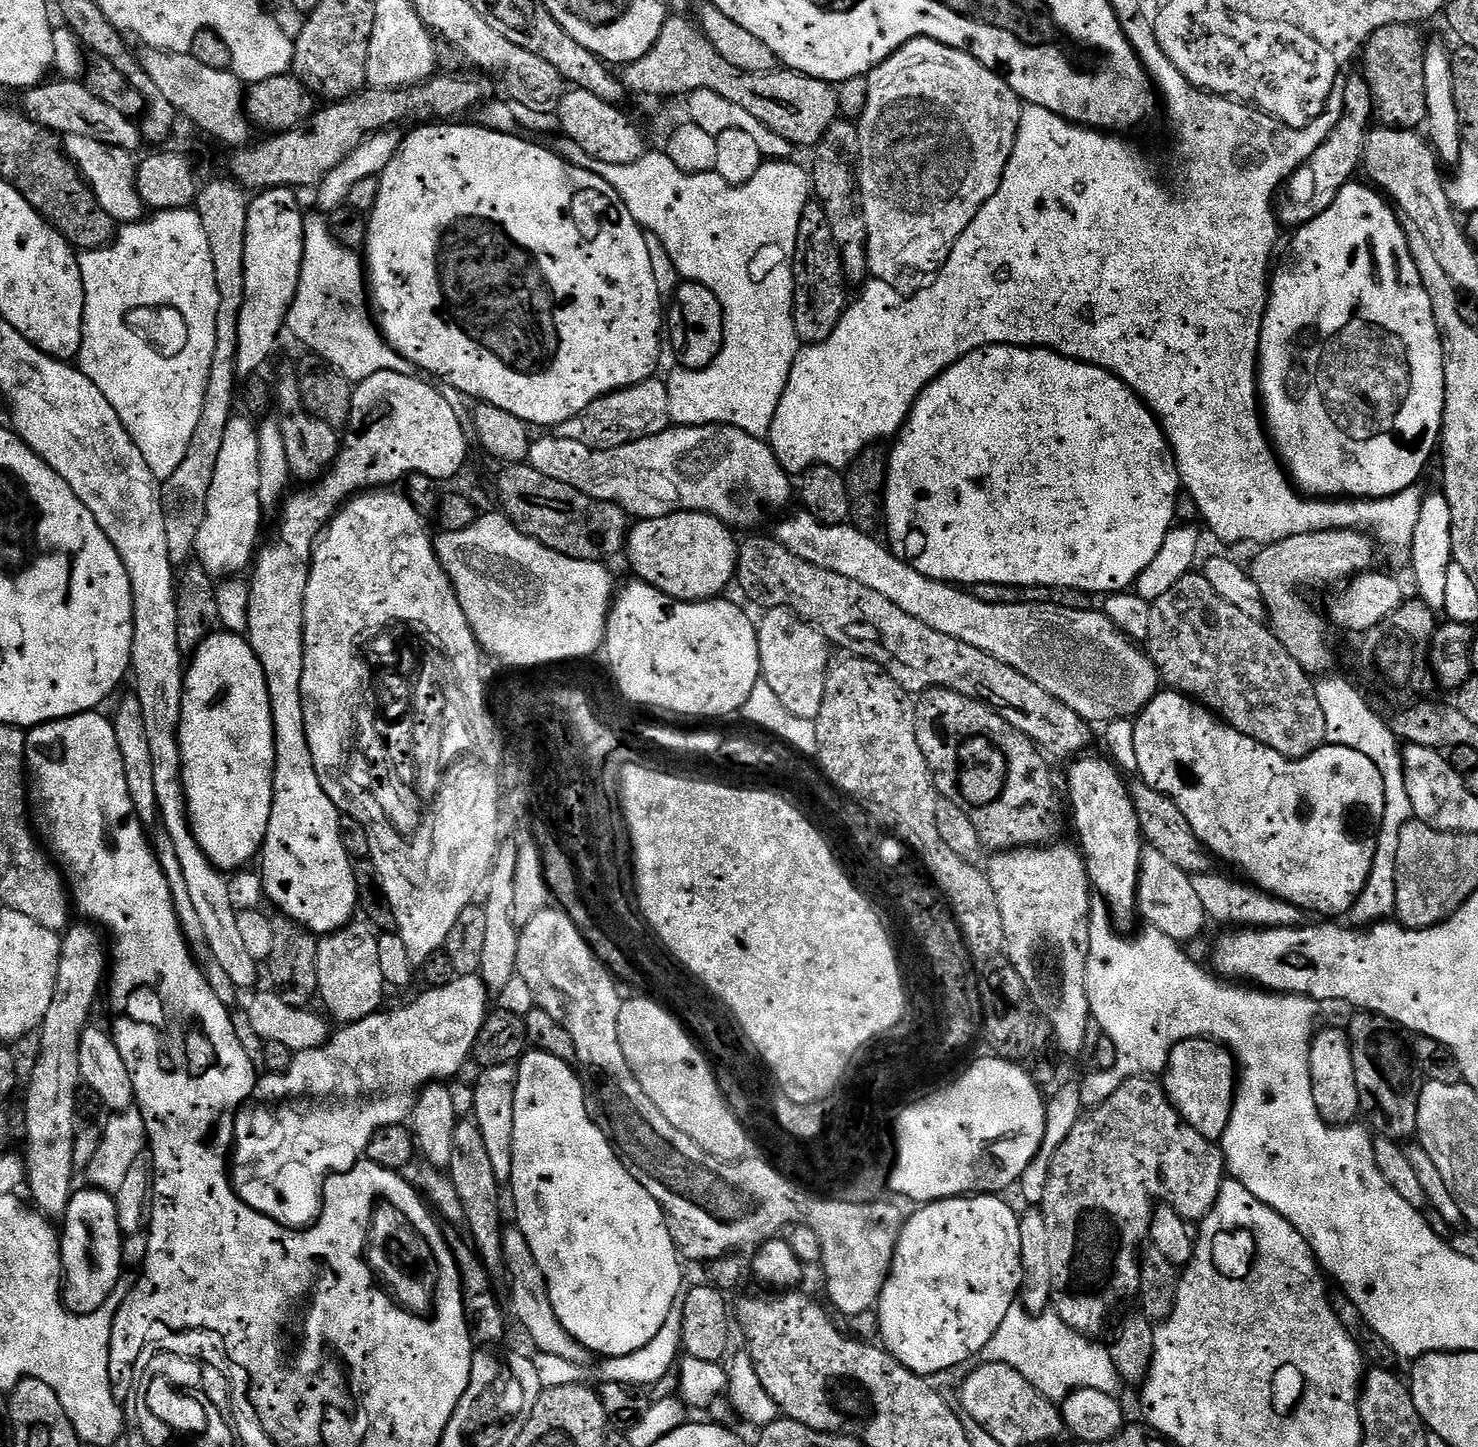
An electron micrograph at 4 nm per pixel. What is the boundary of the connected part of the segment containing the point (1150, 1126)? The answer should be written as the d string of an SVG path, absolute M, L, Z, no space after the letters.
M1131 1076L1129 1080L1124 1080L1122 1082L1122 1086L1120 1086L1110 1098L1106 1098L1106 1102L1102 1102L1097 1108L1085 1111L1074 1125L1073 1129L1070 1130L1070 1134L1066 1140L1057 1148L1057 1152L1054 1154L1053 1160L1050 1162L1049 1178L1046 1181L1045 1197L1042 1198L1042 1202L1040 1205L1038 1205L1039 1210L1041 1210L1044 1214L1047 1227L1047 1237L1050 1238L1050 1281L1053 1283L1051 1307L1058 1314L1058 1316L1062 1318L1062 1322L1066 1322L1066 1326L1070 1326L1076 1332L1081 1332L1084 1336L1089 1338L1099 1337L1098 1334L1103 1330L1104 1323L1107 1322L1108 1315L1110 1315L1112 1312L1112 1307L1114 1307L1115 1304L1122 1303L1127 1296L1135 1297L1140 1291L1140 1258L1142 1255L1142 1249L1145 1247L1146 1241L1148 1240L1148 1231L1150 1230L1150 1222L1152 1221L1153 1208L1156 1207L1158 1202L1163 1202L1171 1206L1173 1210L1175 1210L1175 1212L1182 1217L1182 1219L1189 1222L1199 1222L1203 1220L1205 1216L1207 1216L1208 1211L1214 1206L1214 1202L1218 1198L1218 1190L1224 1184L1225 1179L1226 1161L1224 1159L1223 1151L1221 1151L1221 1149L1217 1147L1213 1141L1202 1138L1202 1134L1198 1134L1198 1130L1194 1130L1188 1125L1188 1123L1186 1123L1185 1120L1181 1118L1180 1113L1177 1112L1175 1106L1173 1106L1168 1100L1168 1095L1164 1093L1163 1083L1161 1083L1159 1079L1153 1078L1152 1076Z

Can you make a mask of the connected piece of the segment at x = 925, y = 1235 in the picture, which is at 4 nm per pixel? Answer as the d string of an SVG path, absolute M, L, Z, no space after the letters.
M973 1194L971 1196L951 1196L948 1200L933 1200L925 1203L913 1216L909 1215L904 1222L904 1228L900 1231L896 1253L892 1259L892 1269L888 1272L888 1280L884 1283L884 1289L880 1291L878 1301L878 1313L880 1316L880 1337L883 1347L902 1366L906 1366L911 1372L916 1372L925 1378L933 1378L939 1372L948 1372L959 1364L967 1362L971 1356L979 1357L984 1351L986 1342L994 1338L994 1330L1002 1326L1002 1318L1010 1310L1010 1306L1017 1303L1020 1296L1020 1287L1023 1282L1022 1243L1019 1233L1020 1216L1006 1201L1000 1200L996 1194Z

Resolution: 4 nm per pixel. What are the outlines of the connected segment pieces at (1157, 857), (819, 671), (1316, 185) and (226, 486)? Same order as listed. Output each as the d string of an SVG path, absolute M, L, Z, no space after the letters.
M1145 847L1140 853L1142 871L1140 873L1140 889L1136 891L1136 903L1141 917L1148 919L1151 927L1162 930L1172 940L1196 940L1204 932L1204 927L1210 924L1208 911L1202 906L1194 890L1194 882L1187 872L1178 870L1174 862L1170 862L1158 850Z
M769 608L763 615L756 629L762 683L774 690L778 702L782 702L794 718L814 722L822 710L822 698L826 694L829 642L815 626L807 624L791 608Z
M1363 75L1347 77L1344 80L1344 109L1338 126L1334 126L1326 142L1311 155L1311 158L1292 173L1283 192L1277 197L1274 211L1281 227L1297 228L1308 224L1333 204L1334 198L1341 188L1351 181L1351 174L1356 168L1359 169L1363 161L1364 140L1369 134L1373 120L1370 86L1365 82Z
M235 415L228 424L228 439L221 447L224 455L218 458L217 469L214 470L206 518L198 532L194 553L197 563L214 578L230 578L243 573L240 571L251 565L259 545L258 534L264 509L258 498L257 434L257 427L249 417Z

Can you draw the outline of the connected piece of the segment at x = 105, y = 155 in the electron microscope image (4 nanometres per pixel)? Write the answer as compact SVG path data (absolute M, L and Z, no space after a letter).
M82 134L63 137L62 151L76 166L92 189L96 203L114 222L121 225L134 224L142 216L140 196L136 192L137 161L133 153L106 146L106 142L94 142L94 138L82 138Z

